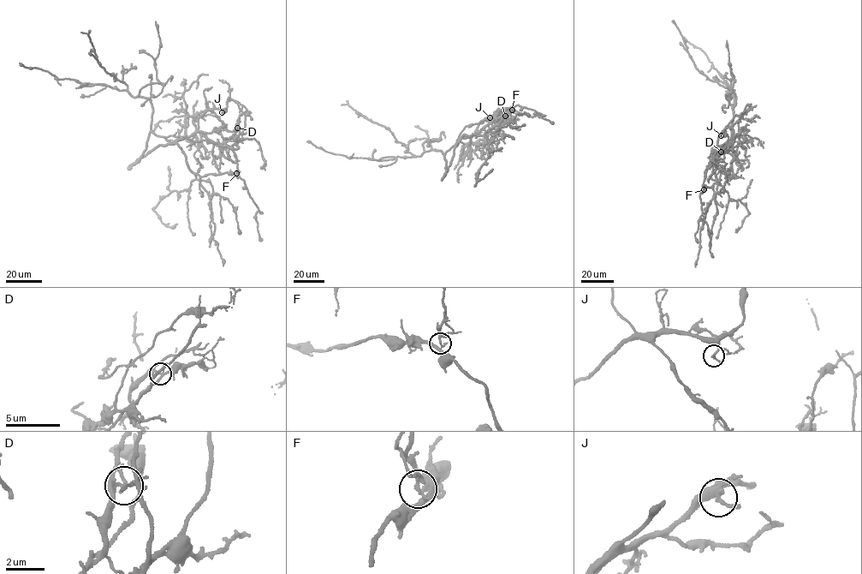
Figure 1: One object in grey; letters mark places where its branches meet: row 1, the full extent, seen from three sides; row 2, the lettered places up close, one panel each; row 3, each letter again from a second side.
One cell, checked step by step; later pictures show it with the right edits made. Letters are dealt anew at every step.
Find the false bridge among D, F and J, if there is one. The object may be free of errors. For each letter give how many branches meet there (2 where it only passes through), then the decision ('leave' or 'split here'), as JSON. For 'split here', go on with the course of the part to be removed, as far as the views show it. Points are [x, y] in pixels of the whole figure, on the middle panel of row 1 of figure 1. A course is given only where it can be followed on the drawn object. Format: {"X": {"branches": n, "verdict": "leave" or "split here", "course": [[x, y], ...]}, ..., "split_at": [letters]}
{"D": {"branches": 4, "verdict": "split here"}, "F": {"branches": 4, "verdict": "leave"}, "J": {"branches": 3, "verdict": "leave"}, "split_at": ["D"]}

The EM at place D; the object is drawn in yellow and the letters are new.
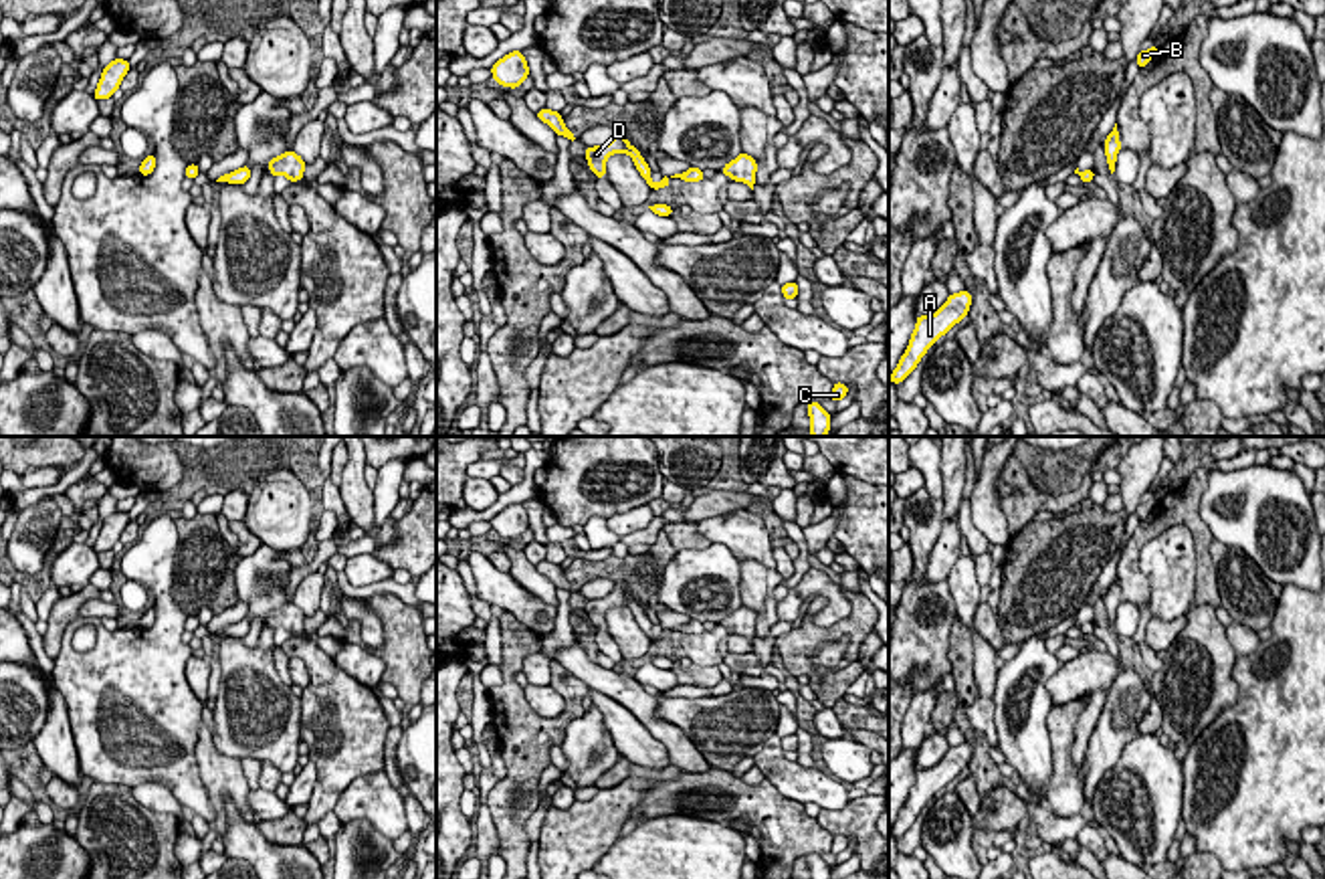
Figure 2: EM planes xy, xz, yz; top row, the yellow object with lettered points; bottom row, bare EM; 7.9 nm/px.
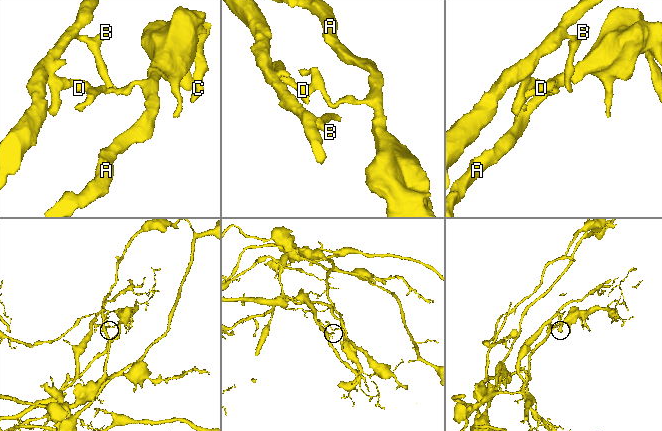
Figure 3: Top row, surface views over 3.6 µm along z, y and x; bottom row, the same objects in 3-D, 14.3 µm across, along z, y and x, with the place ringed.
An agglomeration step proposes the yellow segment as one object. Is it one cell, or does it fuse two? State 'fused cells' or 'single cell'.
fused cells

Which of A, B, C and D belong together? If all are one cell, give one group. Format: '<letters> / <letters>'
A C / B D

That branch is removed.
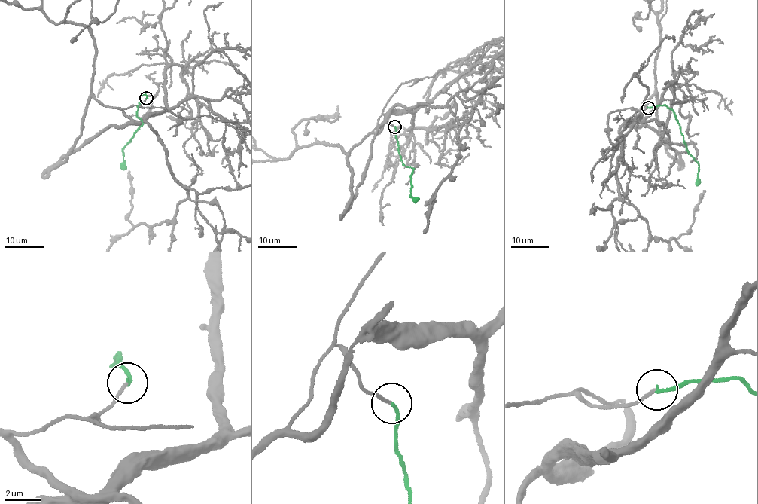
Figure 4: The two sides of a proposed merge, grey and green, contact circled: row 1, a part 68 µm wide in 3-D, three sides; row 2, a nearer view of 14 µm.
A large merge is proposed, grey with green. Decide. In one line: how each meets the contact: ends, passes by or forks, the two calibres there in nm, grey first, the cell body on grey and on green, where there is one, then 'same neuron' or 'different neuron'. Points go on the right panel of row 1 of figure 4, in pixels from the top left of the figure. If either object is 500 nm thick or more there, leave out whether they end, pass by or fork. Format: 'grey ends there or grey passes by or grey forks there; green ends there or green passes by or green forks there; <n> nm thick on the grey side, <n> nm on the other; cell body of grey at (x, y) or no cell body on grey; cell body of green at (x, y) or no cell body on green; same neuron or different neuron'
grey ends there; green ends there; 170 nm thick on the grey side, 180 nm on the other; no cell body on grey; no cell body on green; same neuron

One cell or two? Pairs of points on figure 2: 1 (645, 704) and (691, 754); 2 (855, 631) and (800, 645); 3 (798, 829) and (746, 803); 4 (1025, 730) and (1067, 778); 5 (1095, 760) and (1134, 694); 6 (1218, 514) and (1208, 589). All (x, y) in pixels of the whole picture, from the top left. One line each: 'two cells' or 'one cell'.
1: one cell
2: one cell
3: one cell
4: two cells
5: one cell
6: two cells

